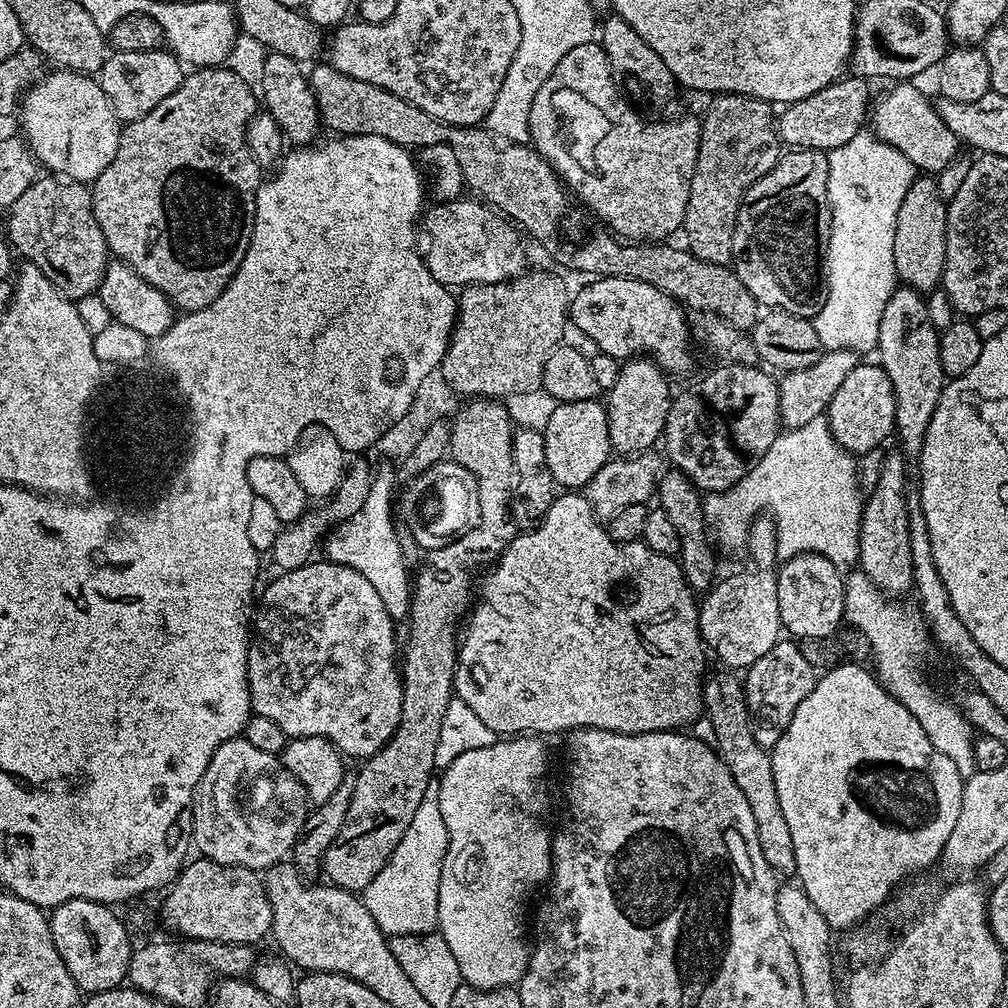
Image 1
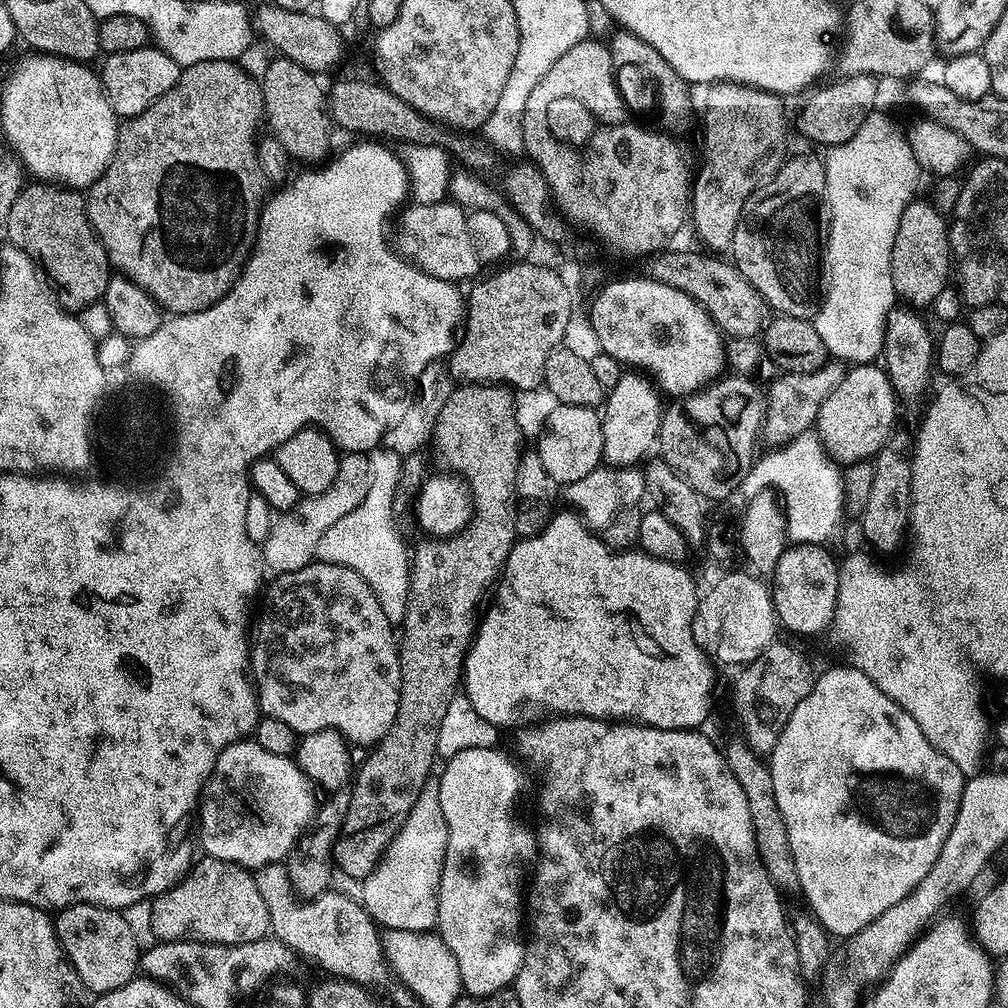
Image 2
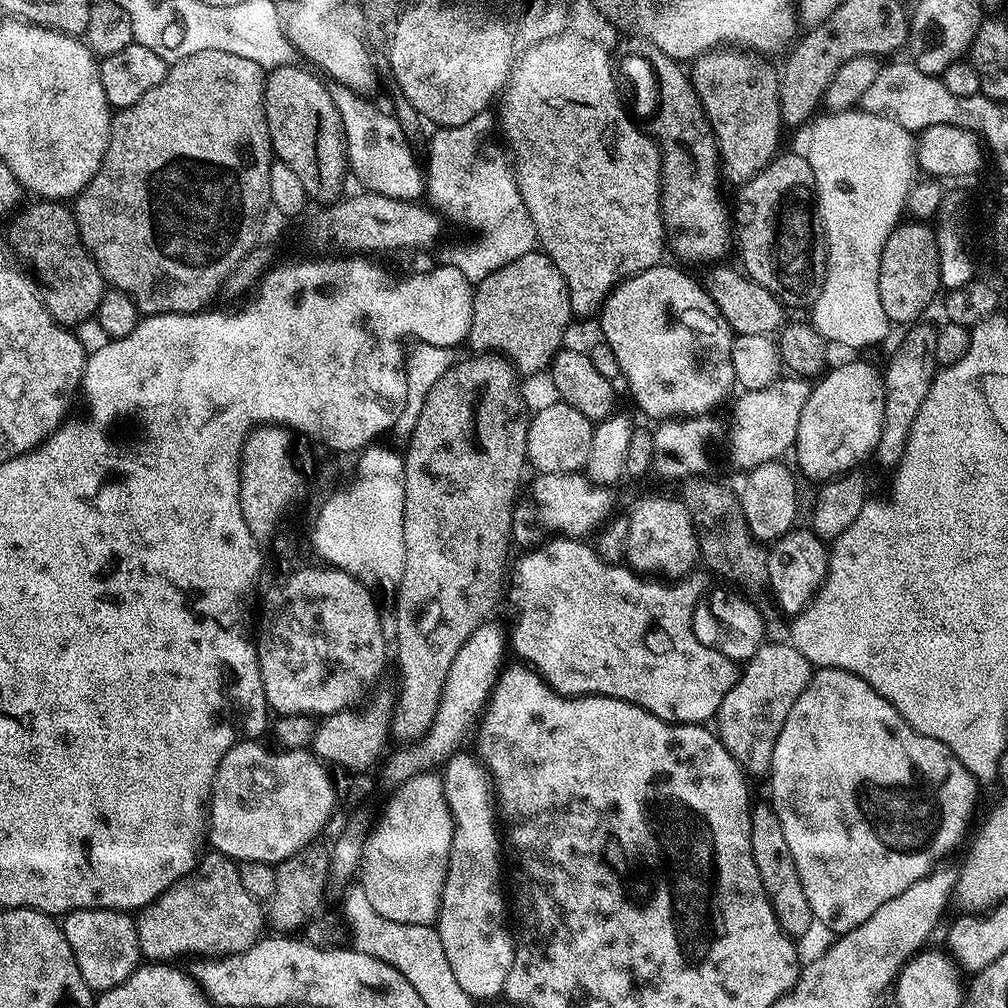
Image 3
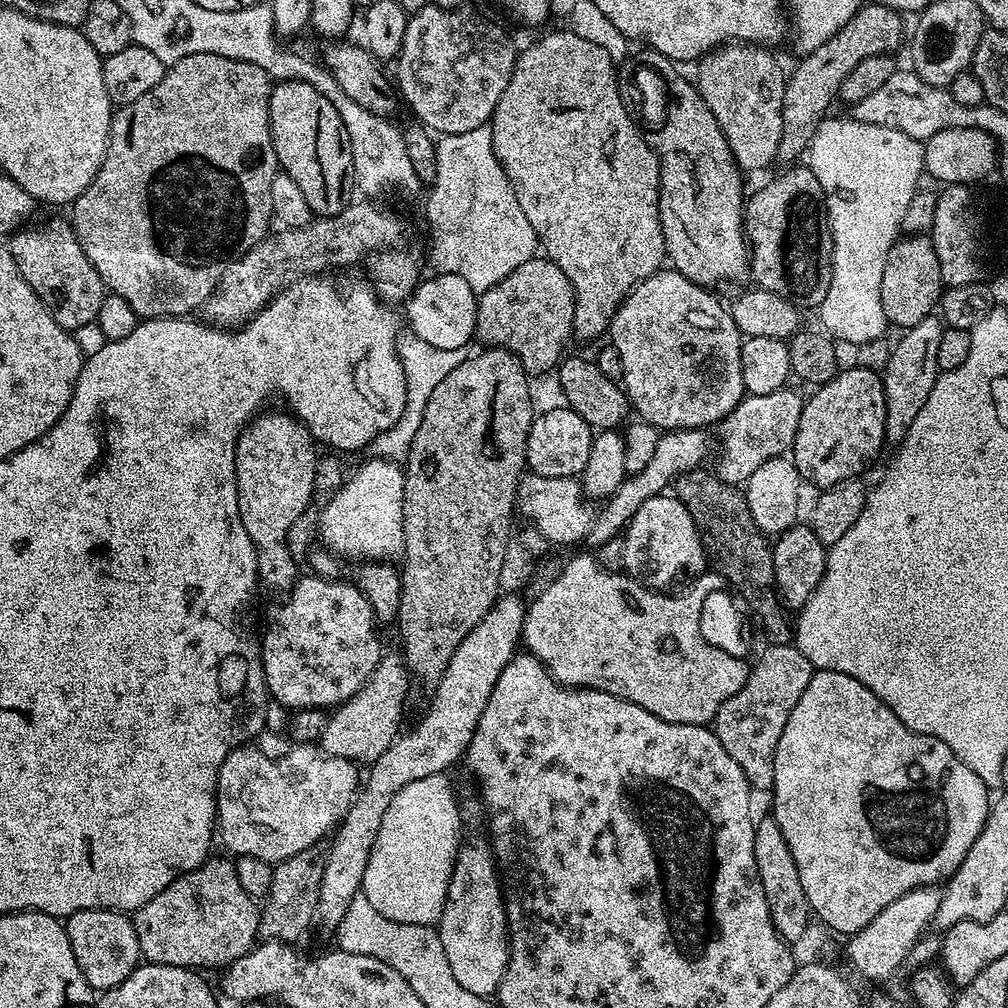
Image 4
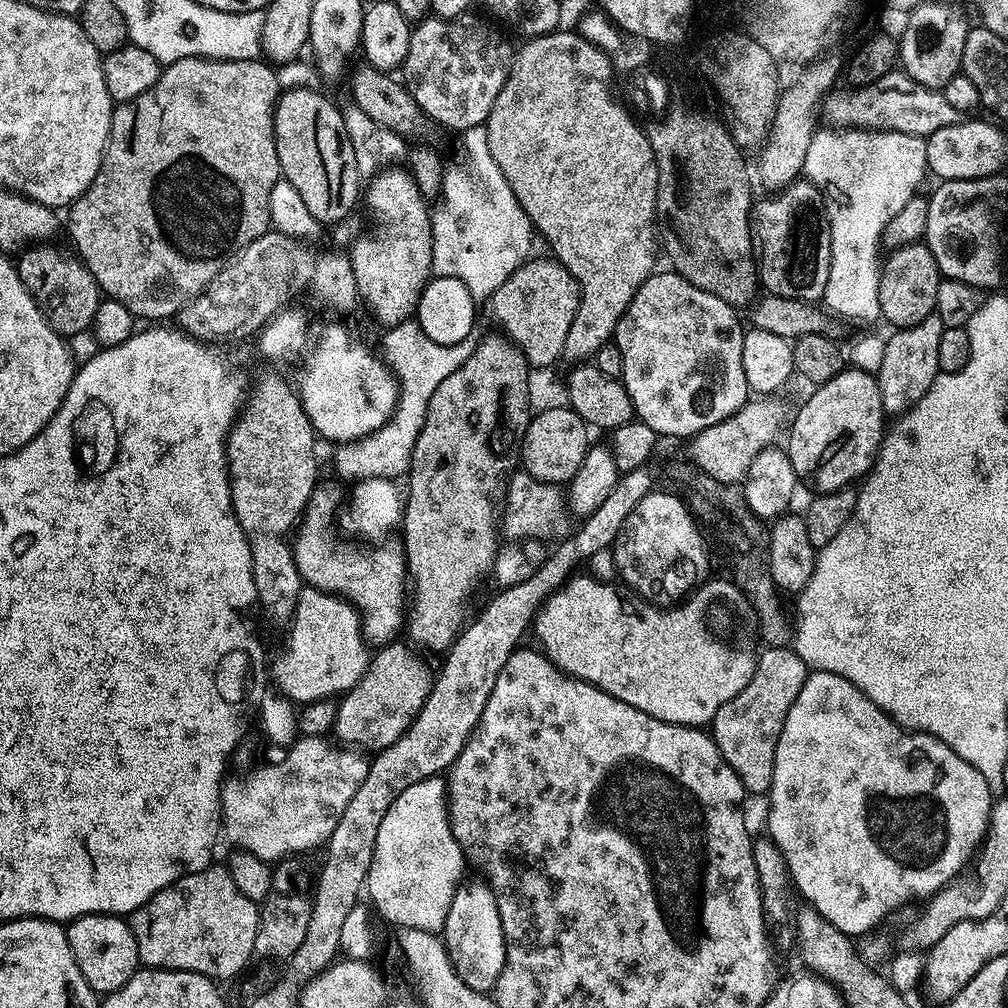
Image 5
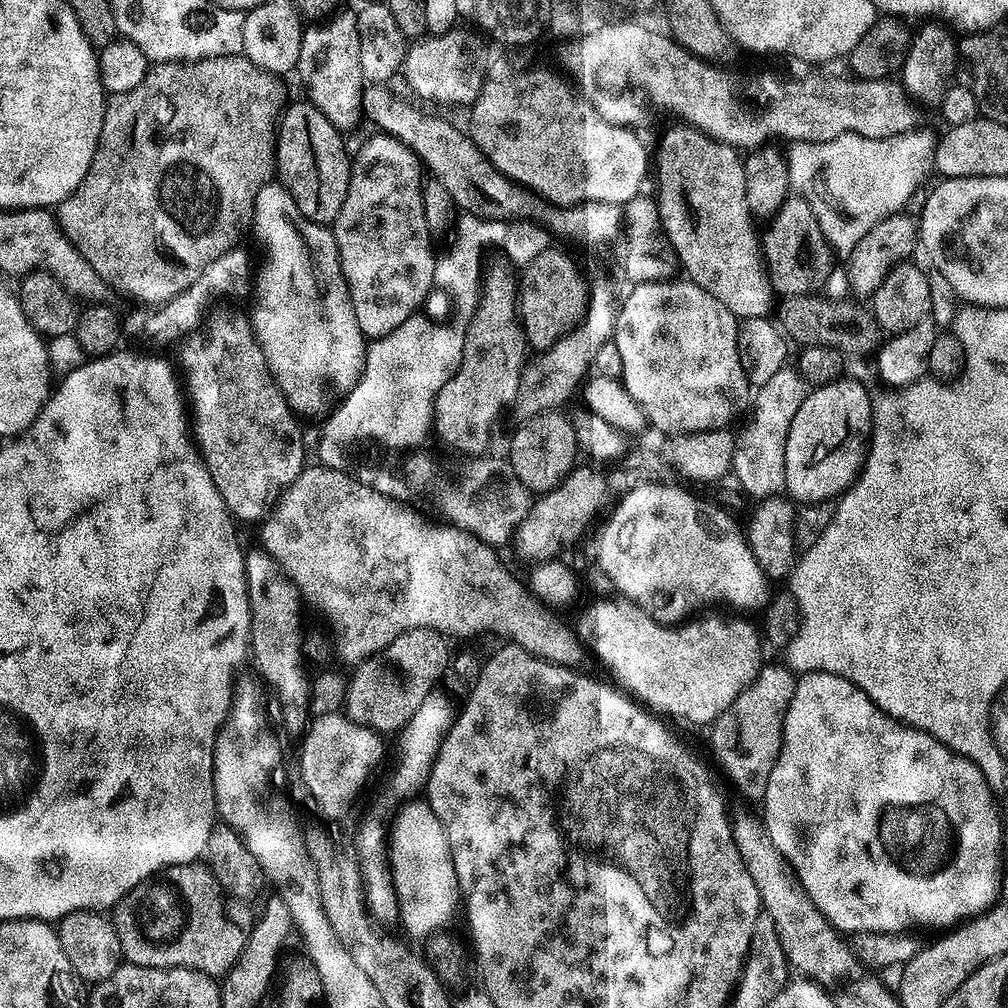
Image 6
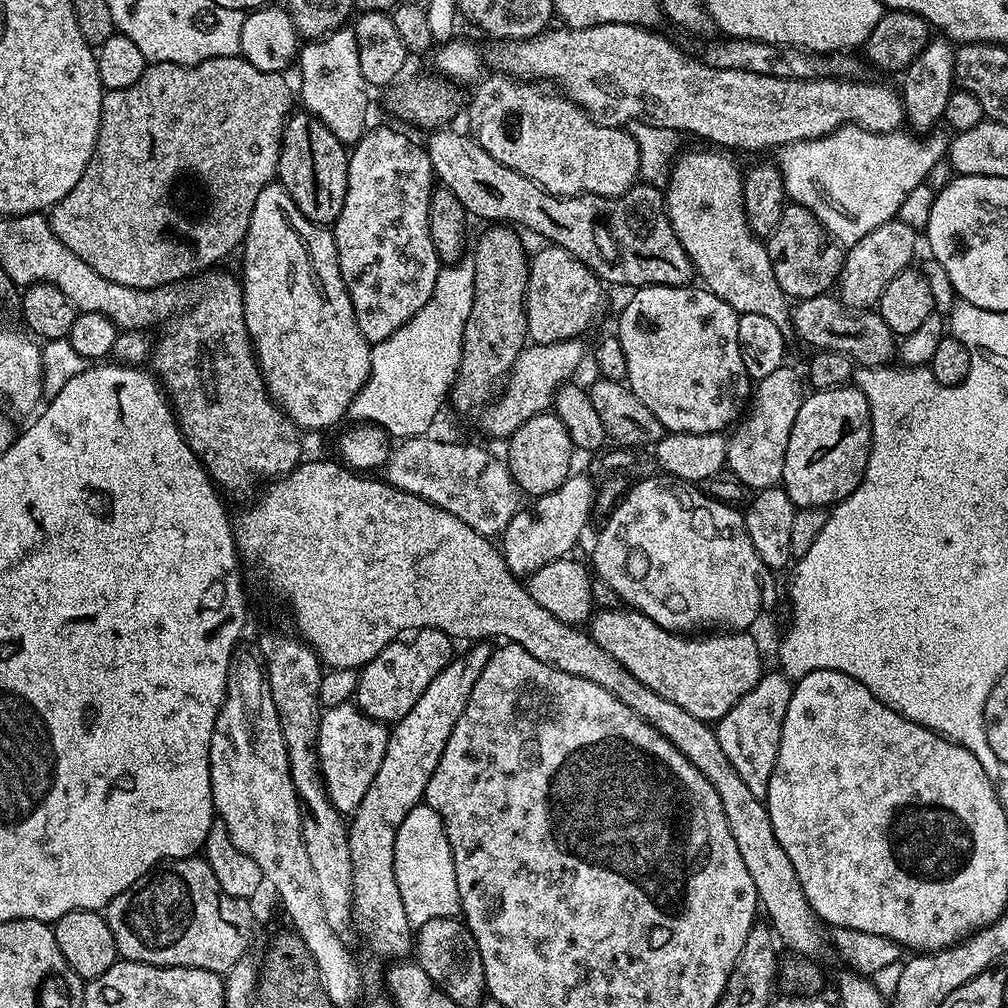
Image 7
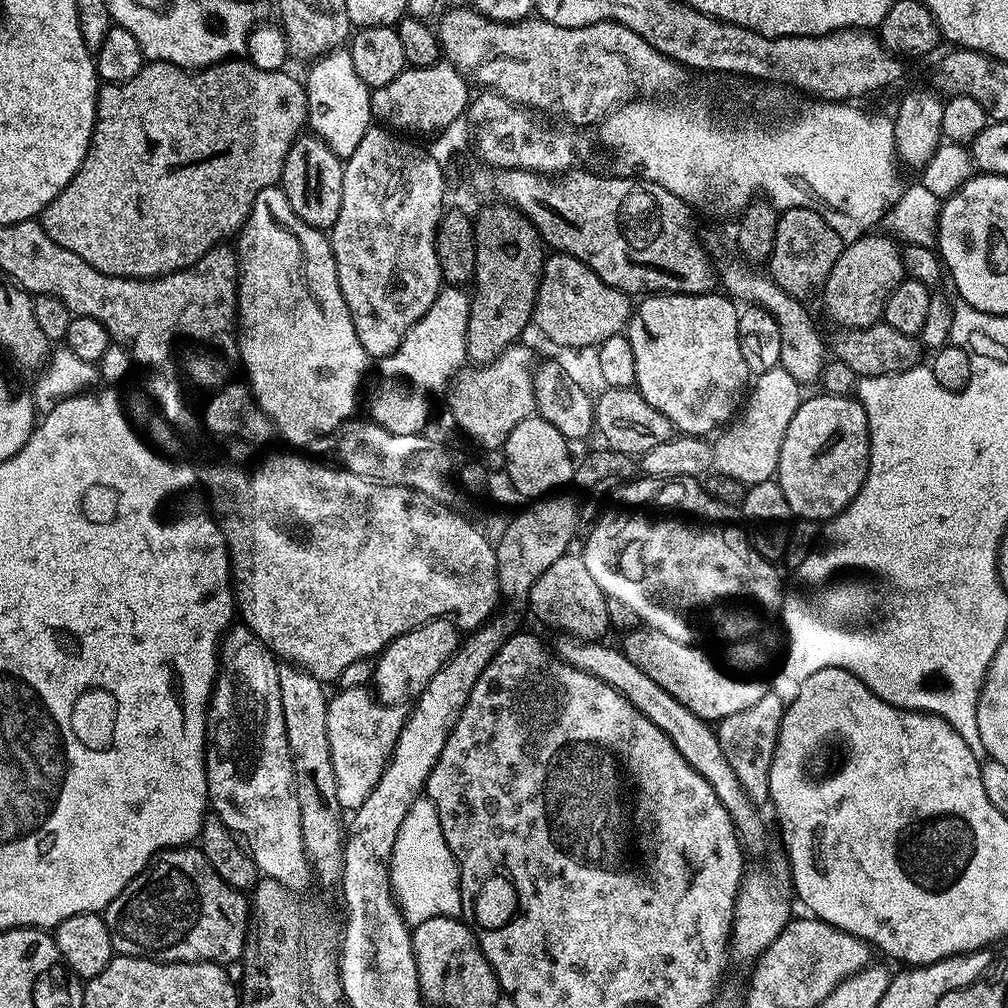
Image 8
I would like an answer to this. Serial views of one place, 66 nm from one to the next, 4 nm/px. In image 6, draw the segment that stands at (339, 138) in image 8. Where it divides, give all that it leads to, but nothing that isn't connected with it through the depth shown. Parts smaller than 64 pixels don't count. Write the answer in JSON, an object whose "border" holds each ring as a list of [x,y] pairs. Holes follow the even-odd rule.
{"border":[[[333,11],[319,22],[312,22],[312,25],[309,23],[303,29],[298,75],[308,87],[307,99],[322,110],[326,118],[330,118],[335,128],[347,130],[362,120],[366,81],[362,74],[362,49],[358,42],[356,12],[338,11]]]}

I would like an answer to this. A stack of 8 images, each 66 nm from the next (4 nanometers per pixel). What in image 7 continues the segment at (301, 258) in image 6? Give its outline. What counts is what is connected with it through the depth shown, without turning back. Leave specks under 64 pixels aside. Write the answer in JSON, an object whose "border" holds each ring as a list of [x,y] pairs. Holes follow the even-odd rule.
{"border":[[[279,182],[266,185],[262,194],[258,194],[258,202],[254,202],[254,214],[250,218],[248,232],[244,235],[242,253],[244,252],[244,276],[242,275],[242,287],[244,290],[244,317],[246,318],[246,330],[252,339],[252,349],[256,351],[256,361],[260,364],[260,373],[264,375],[264,386],[273,400],[280,405],[286,415],[292,419],[296,427],[301,430],[309,428],[312,432],[320,432],[323,428],[332,428],[348,411],[348,406],[360,387],[368,380],[370,370],[370,358],[372,350],[368,339],[358,330],[358,322],[354,318],[354,306],[350,302],[350,294],[344,285],[344,279],[340,276],[338,266],[338,254],[336,253],[336,237],[327,227],[308,220],[298,210],[294,198],[283,188]]]}

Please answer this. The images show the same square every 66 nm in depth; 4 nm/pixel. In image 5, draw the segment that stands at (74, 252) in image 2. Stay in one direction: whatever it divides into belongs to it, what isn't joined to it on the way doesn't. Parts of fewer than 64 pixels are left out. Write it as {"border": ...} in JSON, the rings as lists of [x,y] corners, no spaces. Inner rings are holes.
{"border":[[[32,246],[19,253],[20,260],[15,261],[16,273],[22,278],[26,290],[34,298],[38,310],[46,322],[59,336],[70,337],[91,329],[94,310],[98,310],[102,299],[100,287],[85,264],[81,264],[75,255],[63,256],[52,246]]]}

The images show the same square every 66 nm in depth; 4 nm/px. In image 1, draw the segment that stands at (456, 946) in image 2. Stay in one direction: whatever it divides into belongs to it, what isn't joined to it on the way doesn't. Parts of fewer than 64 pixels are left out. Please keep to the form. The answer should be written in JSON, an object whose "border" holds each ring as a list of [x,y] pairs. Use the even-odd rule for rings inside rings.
{"border":[[[520,734],[515,738],[500,738],[495,744],[478,750],[469,750],[455,758],[448,767],[443,769],[444,777],[438,780],[438,806],[442,810],[442,822],[446,822],[448,845],[446,858],[442,862],[442,874],[438,882],[438,934],[450,946],[450,954],[454,954],[454,962],[458,962],[460,979],[463,983],[475,988],[506,988],[519,985],[528,969],[530,955],[529,941],[524,941],[524,903],[528,900],[528,891],[532,884],[543,885],[552,875],[552,841],[550,832],[544,829],[540,815],[544,812],[544,775],[548,772],[548,756],[544,753],[544,744],[540,738],[528,734]]]}

